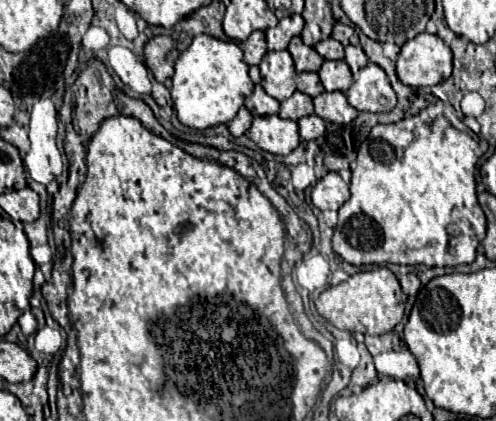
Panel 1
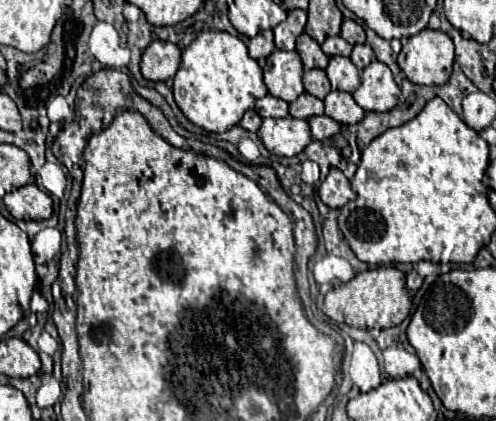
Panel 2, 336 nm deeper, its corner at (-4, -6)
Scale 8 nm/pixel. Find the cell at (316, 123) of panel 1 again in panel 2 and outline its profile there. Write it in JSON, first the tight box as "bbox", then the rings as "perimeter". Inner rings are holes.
{"bbox":[308,114,340,142],"perimeter":[[[324,114],[322,116],[312,116],[308,120],[308,124],[310,124],[310,130],[312,130],[312,138],[314,140],[320,140],[320,142],[332,138],[340,130],[340,124],[336,120],[324,116]]]}

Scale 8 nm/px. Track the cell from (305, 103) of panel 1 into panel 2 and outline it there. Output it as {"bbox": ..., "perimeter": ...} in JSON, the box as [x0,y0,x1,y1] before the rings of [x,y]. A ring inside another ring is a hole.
{"bbox":[290,94,324,120],"perimeter":[[[300,94],[292,104],[290,104],[290,116],[292,118],[300,118],[300,120],[308,120],[310,116],[318,116],[324,114],[324,104],[322,100],[318,100],[316,96],[310,94]]]}

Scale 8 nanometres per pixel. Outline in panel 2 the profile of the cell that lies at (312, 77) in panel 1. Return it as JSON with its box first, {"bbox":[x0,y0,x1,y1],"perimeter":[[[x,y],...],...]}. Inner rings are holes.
{"bbox":[304,68,330,100],"perimeter":[[[320,68],[304,72],[304,90],[322,100],[330,92],[330,82],[328,82],[326,72]]]}

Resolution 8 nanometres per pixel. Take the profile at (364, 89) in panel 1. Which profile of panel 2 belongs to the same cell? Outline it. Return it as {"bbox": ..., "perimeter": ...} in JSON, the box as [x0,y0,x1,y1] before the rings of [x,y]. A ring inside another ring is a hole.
{"bbox":[352,60,400,112],"perimeter":[[[374,60],[362,70],[362,84],[352,94],[356,104],[366,112],[390,112],[398,104],[400,86],[394,82],[386,64]]]}

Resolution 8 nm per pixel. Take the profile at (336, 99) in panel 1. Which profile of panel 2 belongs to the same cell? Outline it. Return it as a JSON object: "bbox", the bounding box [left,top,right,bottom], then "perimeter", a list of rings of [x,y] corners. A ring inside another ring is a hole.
{"bbox":[324,90,364,124],"perimeter":[[[332,90],[326,98],[324,98],[324,106],[326,106],[326,116],[334,118],[340,124],[358,124],[364,118],[364,110],[354,102],[352,94],[348,92],[340,92],[340,90]]]}

